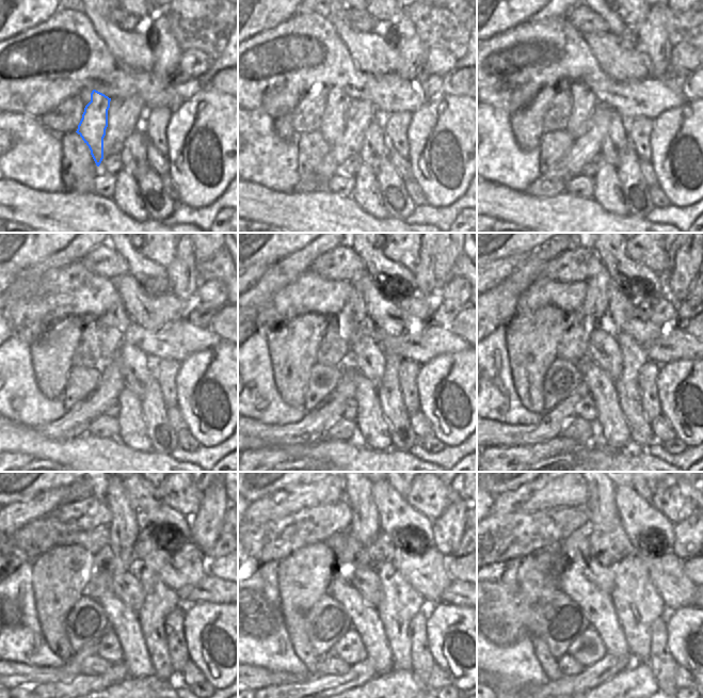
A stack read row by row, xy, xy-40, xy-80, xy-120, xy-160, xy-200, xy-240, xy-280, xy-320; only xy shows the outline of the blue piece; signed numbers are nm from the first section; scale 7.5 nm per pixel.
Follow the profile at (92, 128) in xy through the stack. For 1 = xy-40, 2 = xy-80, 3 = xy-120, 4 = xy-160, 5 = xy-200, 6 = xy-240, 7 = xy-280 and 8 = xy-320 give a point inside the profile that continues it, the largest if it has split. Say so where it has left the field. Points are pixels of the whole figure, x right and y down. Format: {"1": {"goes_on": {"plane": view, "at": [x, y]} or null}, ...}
{"1": {"goes_on": {"plane": "xy-40", "at": [334, 119]}}, "2": {"goes_on": {"plane": "xy-80", "at": [585, 101]}}, "3": {"goes_on": {"plane": "xy-120", "at": [111, 326]}}, "4": {"goes_on": {"plane": "xy-160", "at": [354, 315]}}, "5": {"goes_on": {"plane": "xy-200", "at": [593, 311]}}, "6": {"goes_on": {"plane": "xy-240", "at": [124, 529]}}, "7": {"goes_on": {"plane": "xy-280", "at": [364, 527]}}, "8": {"goes_on": {"plane": "xy-320", "at": [602, 509]}}}

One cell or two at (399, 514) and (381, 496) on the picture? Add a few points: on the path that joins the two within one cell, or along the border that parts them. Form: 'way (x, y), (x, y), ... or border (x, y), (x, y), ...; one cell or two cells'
way (395, 510), (385, 501); one cell

